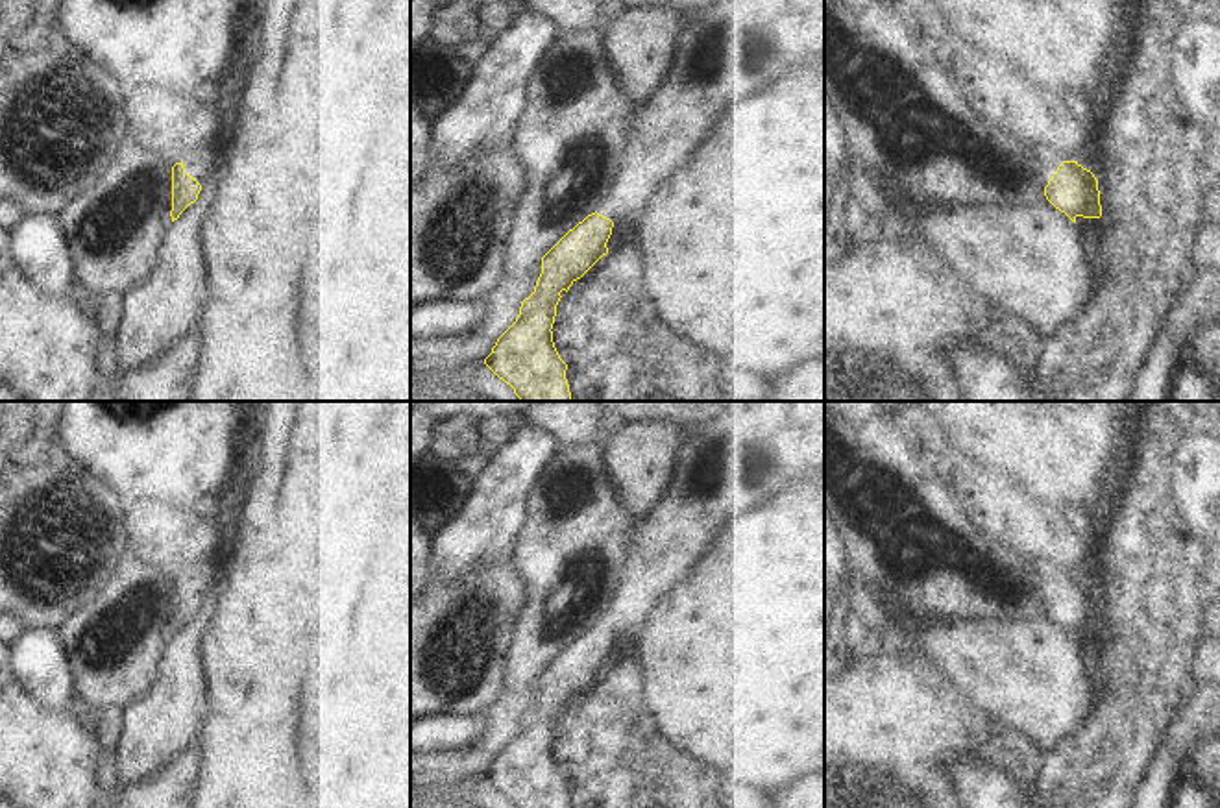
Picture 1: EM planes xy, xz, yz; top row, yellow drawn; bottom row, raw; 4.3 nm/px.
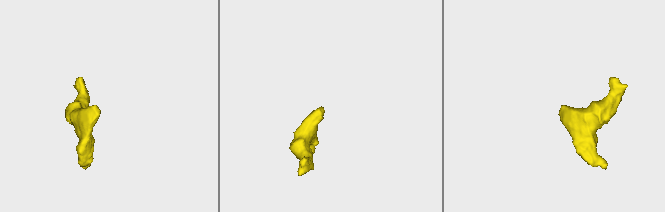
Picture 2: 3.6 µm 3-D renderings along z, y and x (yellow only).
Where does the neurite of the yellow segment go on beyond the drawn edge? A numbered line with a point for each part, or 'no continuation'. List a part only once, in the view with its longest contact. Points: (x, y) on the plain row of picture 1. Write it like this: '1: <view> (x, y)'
1: xy (200, 577)

